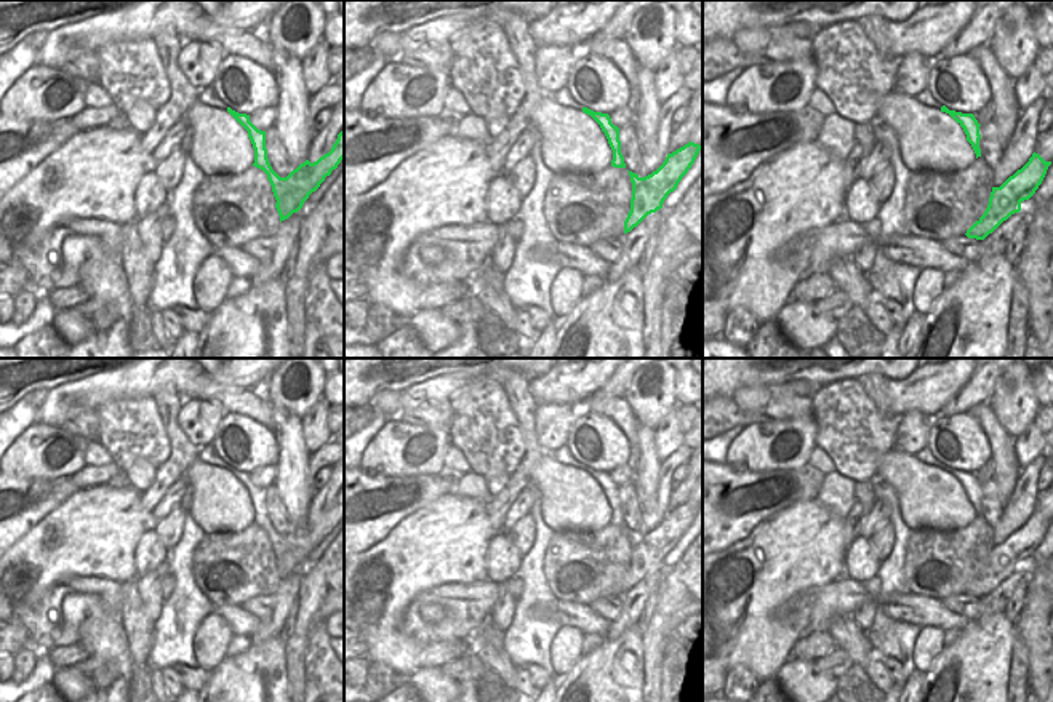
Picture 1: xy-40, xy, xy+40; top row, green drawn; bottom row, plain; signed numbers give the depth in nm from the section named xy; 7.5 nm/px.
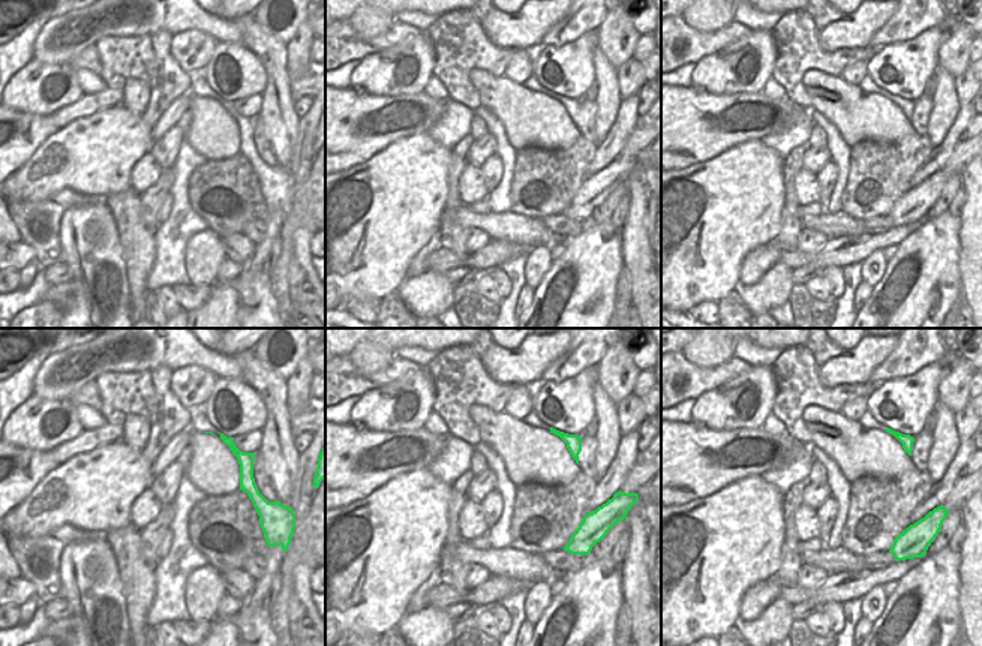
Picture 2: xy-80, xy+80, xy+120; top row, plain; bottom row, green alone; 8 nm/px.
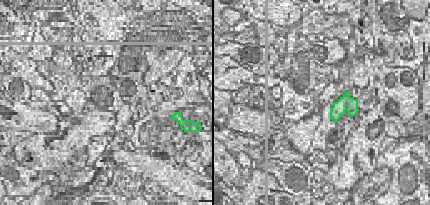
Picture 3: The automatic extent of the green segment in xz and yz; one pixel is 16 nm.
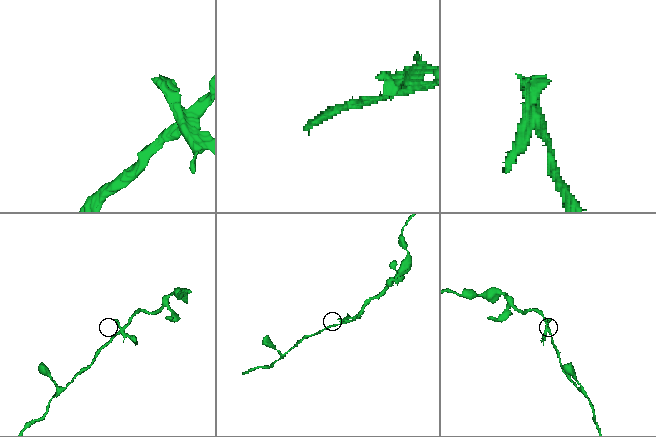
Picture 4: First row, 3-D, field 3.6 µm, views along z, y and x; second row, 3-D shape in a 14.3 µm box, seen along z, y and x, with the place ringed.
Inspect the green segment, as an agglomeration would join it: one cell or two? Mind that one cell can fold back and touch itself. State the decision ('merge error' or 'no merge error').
merge error

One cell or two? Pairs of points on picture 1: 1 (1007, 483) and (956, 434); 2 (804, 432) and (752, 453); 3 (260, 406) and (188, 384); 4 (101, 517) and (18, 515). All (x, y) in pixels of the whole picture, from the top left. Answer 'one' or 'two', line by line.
1: two
2: one
3: one
4: two

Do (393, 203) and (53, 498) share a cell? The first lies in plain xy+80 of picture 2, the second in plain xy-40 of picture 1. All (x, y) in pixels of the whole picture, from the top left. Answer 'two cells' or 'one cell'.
two cells

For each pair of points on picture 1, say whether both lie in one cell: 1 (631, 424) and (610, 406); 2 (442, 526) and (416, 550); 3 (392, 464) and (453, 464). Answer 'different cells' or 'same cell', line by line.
1: same cell
2: same cell
3: different cells

